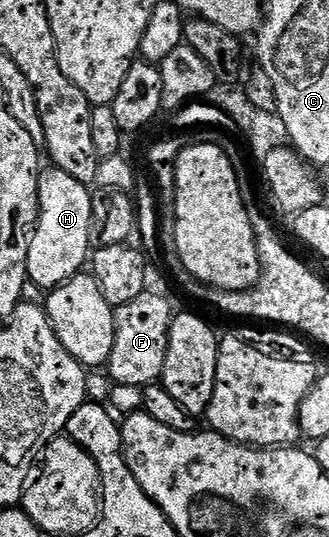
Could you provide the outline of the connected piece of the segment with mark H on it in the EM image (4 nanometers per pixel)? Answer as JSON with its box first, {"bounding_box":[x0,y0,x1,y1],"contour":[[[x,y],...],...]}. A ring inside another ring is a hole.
{"bounding_box":[28,166,92,290],"contour":[[[48,166],[40,174],[38,198],[40,221],[36,223],[28,251],[28,278],[33,285],[51,290],[65,284],[72,276],[81,275],[83,268],[80,267],[89,263],[92,192],[89,185],[78,182],[78,178],[66,174],[66,170]]]}

